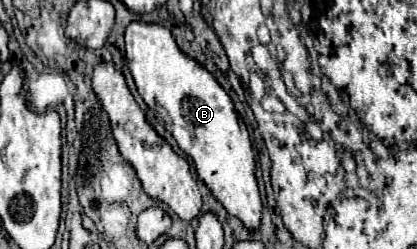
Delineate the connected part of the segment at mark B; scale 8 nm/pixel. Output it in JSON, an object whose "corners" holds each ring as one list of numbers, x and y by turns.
{"corners":[[133,21,125,31,125,59,135,79,139,95,143,97,147,107,157,113,155,117,169,129,179,149,193,159,197,177,211,189,215,199,227,209,229,215,237,217,249,231,255,231,261,225,261,209,263,209,261,193,255,179,255,157,247,127,239,119,231,97,223,91,223,87,215,81,215,77,209,71,205,71,195,59,187,57,177,47,171,31,165,29,163,25]]}

